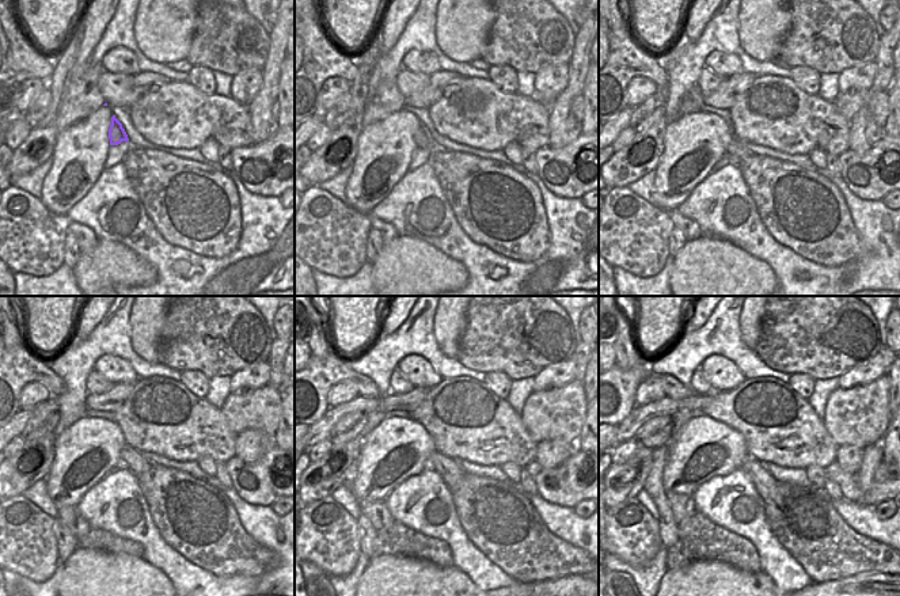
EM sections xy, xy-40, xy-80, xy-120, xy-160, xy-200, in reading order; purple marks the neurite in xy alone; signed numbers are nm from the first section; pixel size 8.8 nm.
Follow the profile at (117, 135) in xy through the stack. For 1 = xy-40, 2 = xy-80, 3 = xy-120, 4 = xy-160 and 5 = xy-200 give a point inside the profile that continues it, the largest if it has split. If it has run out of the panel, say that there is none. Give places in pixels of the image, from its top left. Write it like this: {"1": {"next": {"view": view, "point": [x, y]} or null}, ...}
{"1": {"next": {"view": "xy-40", "point": [422, 137]}}, "2": {"next": {"view": "xy-80", "point": [736, 150]}}, "3": {"next": {"view": "xy-120", "point": [132, 459]}}, "4": {"next": {"view": "xy-160", "point": [451, 473]}}, "5": {"next": {"view": "xy-200", "point": [766, 485]}}}

